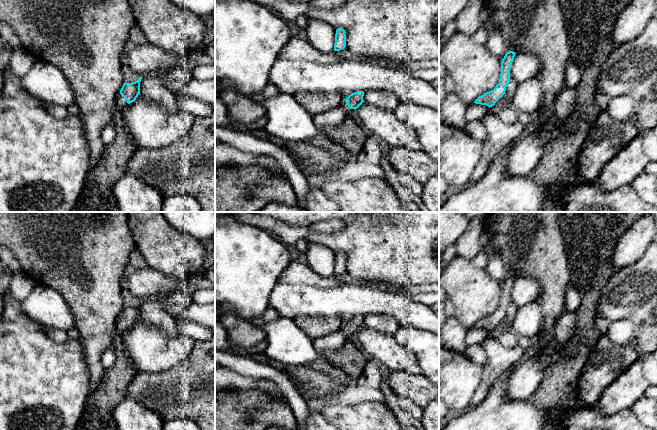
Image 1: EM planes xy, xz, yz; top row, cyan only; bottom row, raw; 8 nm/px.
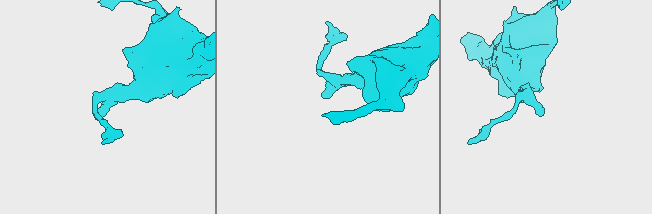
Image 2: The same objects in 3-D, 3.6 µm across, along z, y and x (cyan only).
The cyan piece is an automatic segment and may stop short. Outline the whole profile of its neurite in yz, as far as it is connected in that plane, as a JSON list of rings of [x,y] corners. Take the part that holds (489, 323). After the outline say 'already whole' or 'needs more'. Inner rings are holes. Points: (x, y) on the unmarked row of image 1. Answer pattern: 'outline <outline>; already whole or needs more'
outline [[[509,275],[505,278],[501,286],[501,298],[500,298],[499,307],[496,309],[496,311],[493,314],[479,320],[474,325],[474,327],[486,329],[490,332],[494,330],[495,327],[505,318],[506,311],[510,304],[510,293],[511,293],[511,289],[514,284],[515,278],[516,277],[513,275]]]; already whole

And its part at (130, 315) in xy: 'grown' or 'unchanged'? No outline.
grown

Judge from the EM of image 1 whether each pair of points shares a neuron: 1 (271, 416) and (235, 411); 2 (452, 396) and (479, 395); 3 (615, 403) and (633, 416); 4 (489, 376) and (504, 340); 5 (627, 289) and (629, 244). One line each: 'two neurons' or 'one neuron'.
1: one neuron
2: two neurons
3: two neurons
4: two neurons
5: two neurons

